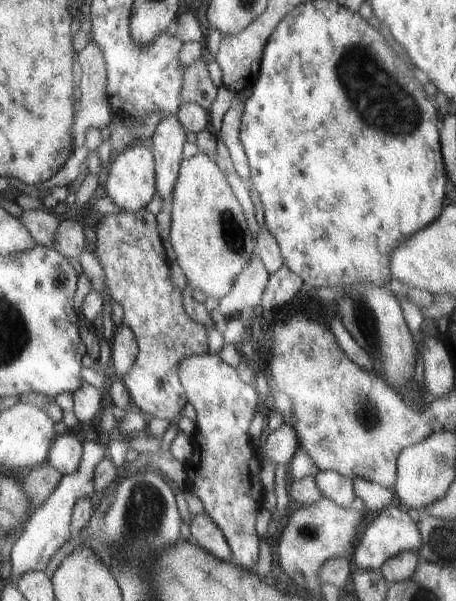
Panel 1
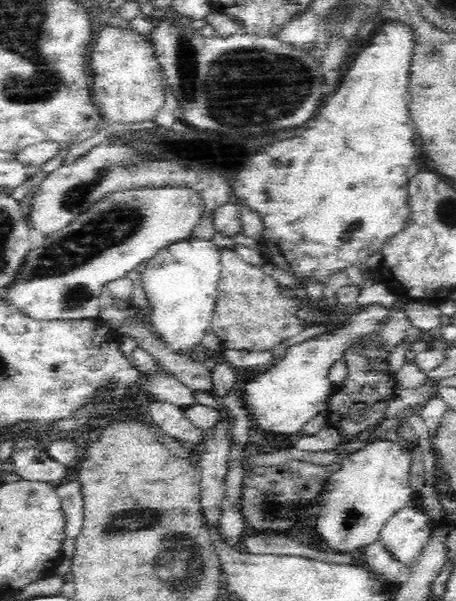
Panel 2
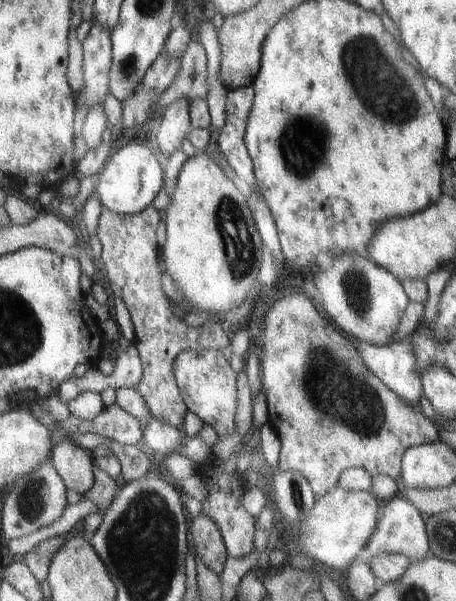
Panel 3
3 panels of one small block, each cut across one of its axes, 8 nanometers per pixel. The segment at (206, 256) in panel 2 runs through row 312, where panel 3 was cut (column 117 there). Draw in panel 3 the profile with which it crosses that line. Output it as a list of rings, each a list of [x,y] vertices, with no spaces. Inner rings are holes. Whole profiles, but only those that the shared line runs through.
[[[131,141],[114,151],[105,166],[94,177],[94,190],[110,211],[122,215],[136,215],[151,206],[163,187],[163,162],[142,144]]]

